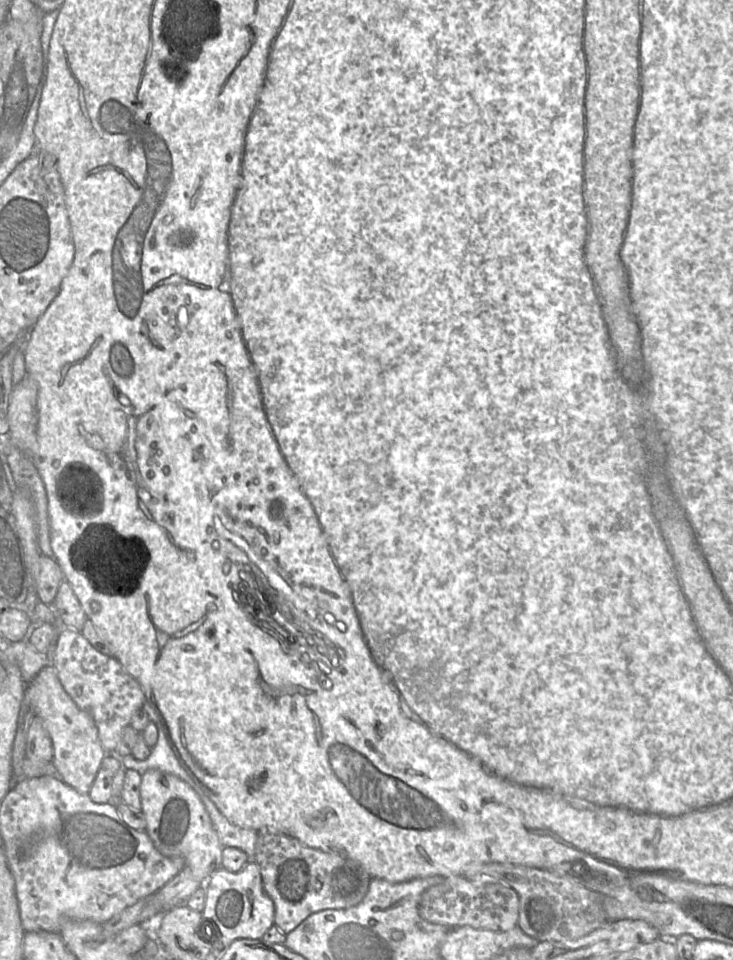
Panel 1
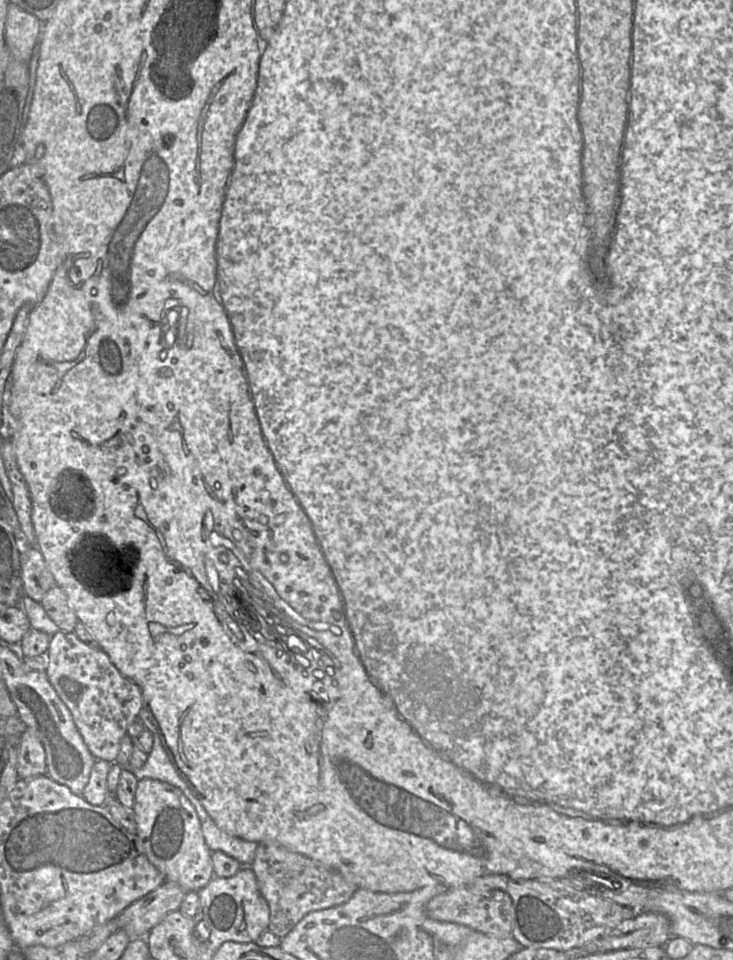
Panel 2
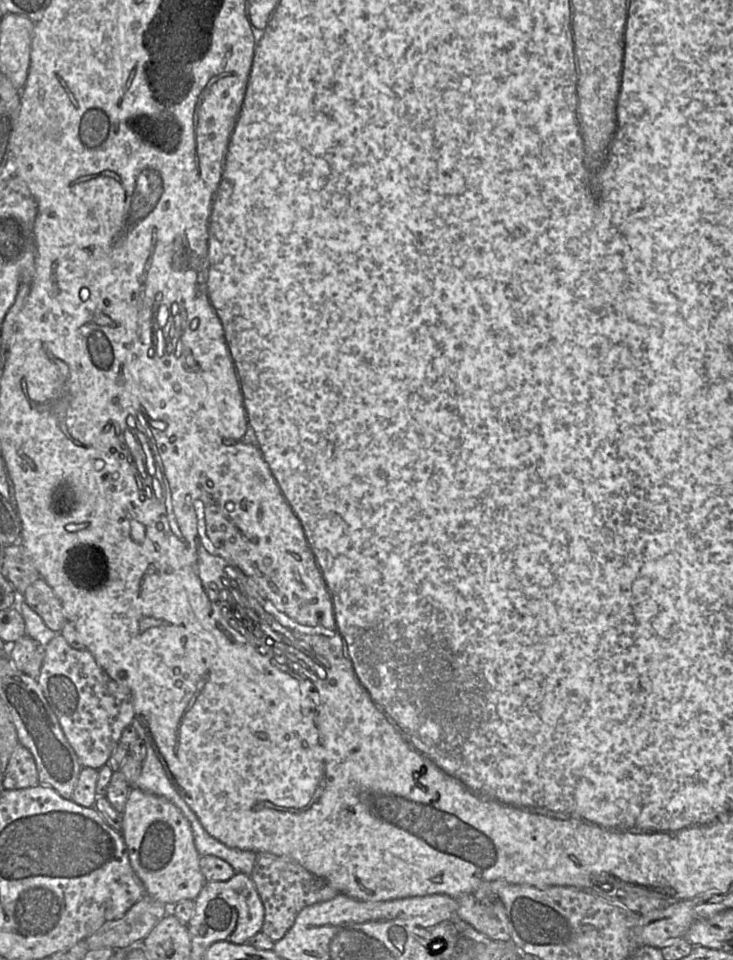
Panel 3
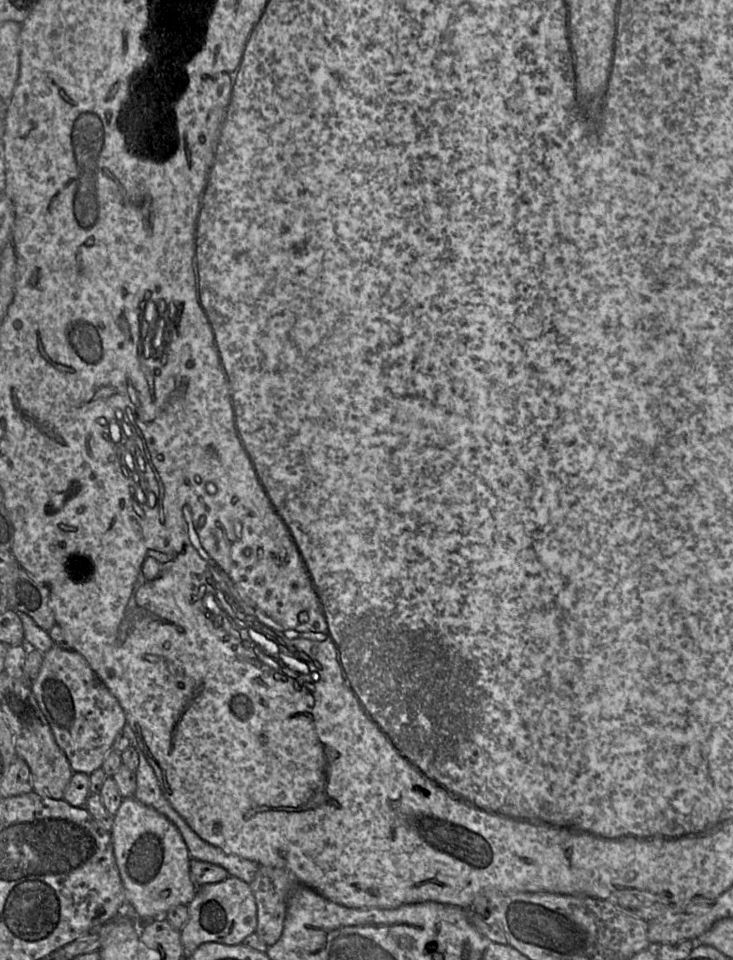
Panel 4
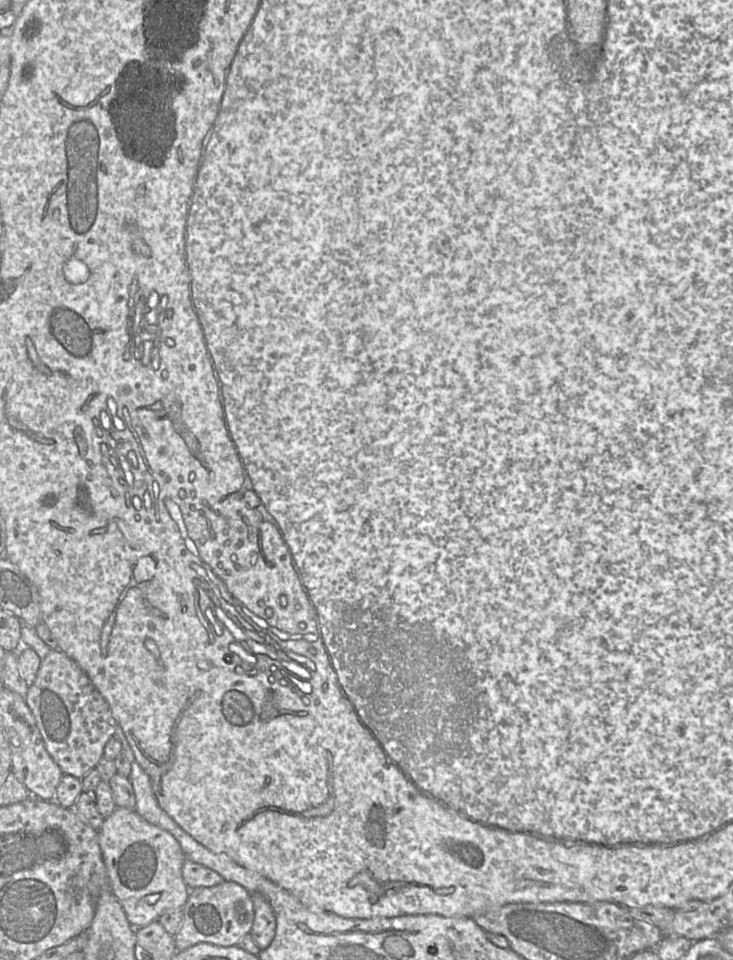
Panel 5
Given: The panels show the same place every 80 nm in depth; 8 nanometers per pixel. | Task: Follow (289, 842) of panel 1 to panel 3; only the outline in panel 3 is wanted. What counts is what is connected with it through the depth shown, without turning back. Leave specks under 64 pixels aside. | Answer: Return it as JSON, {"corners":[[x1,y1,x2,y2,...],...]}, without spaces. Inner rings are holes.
{"corners":[[268,852,257,853,250,876,264,906,261,932,274,943,284,937,303,908,328,901,340,894,325,879,309,872,295,860]]}

